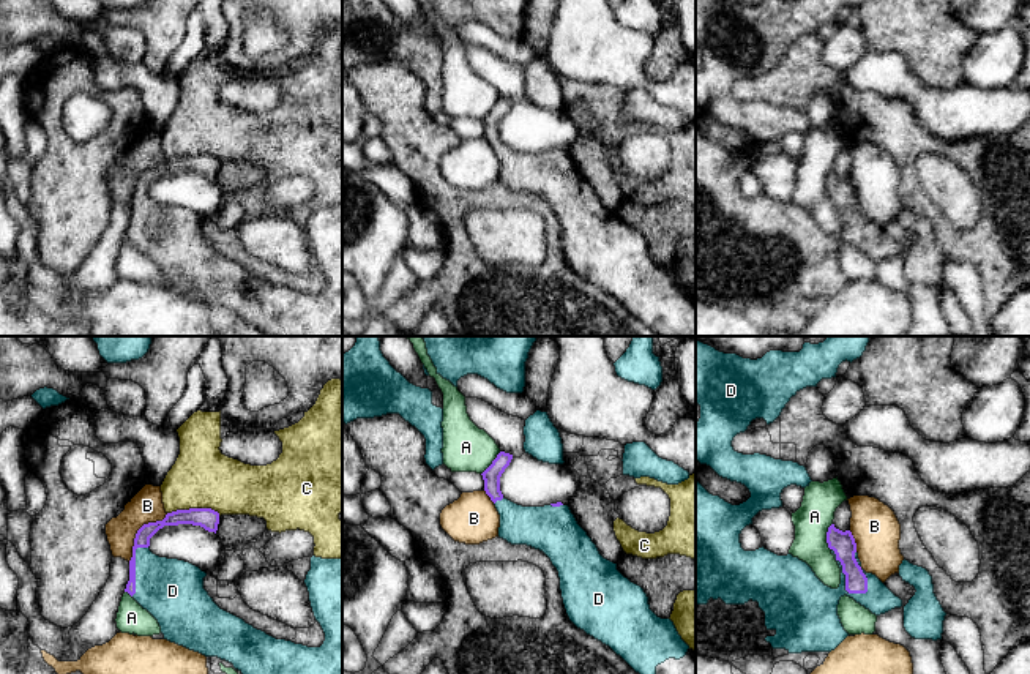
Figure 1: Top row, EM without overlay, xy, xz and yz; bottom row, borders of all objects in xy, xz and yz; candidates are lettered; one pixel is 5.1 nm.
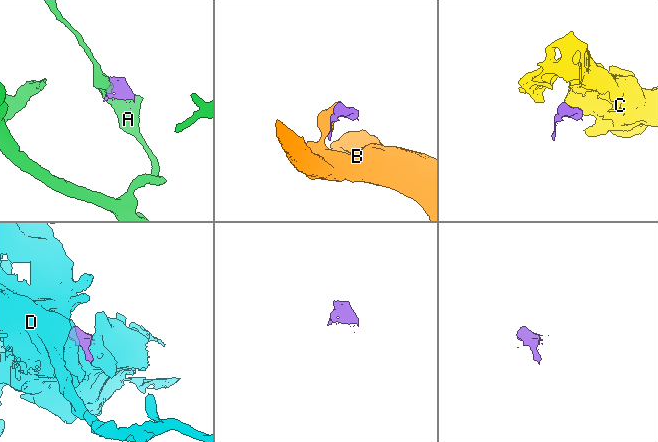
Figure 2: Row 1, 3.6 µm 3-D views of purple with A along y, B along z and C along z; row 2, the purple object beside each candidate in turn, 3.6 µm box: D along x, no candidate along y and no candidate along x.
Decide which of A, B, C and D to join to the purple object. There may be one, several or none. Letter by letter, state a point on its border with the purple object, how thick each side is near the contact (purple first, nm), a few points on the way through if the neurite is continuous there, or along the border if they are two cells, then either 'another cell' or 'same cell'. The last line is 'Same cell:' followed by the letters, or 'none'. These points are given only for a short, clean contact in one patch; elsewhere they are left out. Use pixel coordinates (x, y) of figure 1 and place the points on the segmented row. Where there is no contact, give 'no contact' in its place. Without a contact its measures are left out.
A: contact yz (827, 537); calibres 120 and 180 nm; another cell
B: contact xy (138, 531); calibres 80 and 160 nm; border xy (167, 513), (138, 531), (128, 561); another cell
C: contact xy (194, 509); calibres 110 and 320 nm; another cell
D: contact yz (846, 578); calibres 120 and 300 nm; same cell
Same cell: D

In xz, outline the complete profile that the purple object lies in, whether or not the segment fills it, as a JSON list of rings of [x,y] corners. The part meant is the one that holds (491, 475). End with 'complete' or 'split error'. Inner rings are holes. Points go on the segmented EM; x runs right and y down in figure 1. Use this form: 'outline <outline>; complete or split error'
outline [[[500,451],[481,474],[484,491],[500,515],[498,537],[511,545],[543,551],[558,571],[563,605],[569,620],[587,635],[609,646],[639,674],[696,674],[696,652],[681,639],[670,619],[658,617],[644,589],[604,559],[568,505],[522,507],[503,497],[500,477],[513,455]]]; split error

